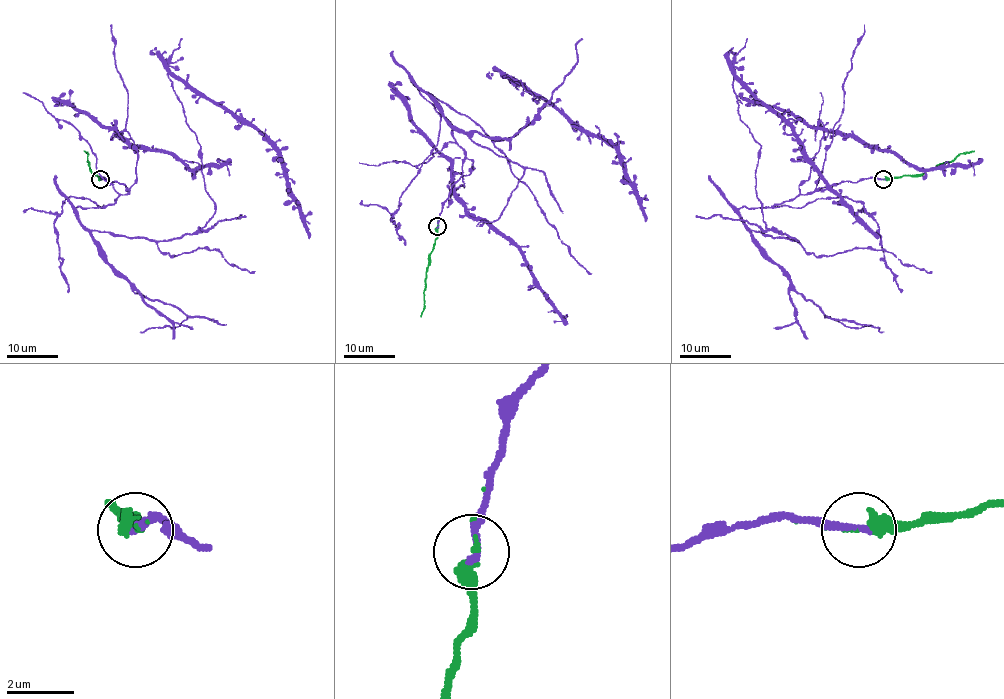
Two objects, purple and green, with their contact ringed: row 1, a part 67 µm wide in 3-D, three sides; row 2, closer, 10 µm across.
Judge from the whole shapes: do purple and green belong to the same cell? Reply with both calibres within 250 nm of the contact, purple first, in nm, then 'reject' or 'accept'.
200 nm thick on the purple side, 440 nm on the other; accept

